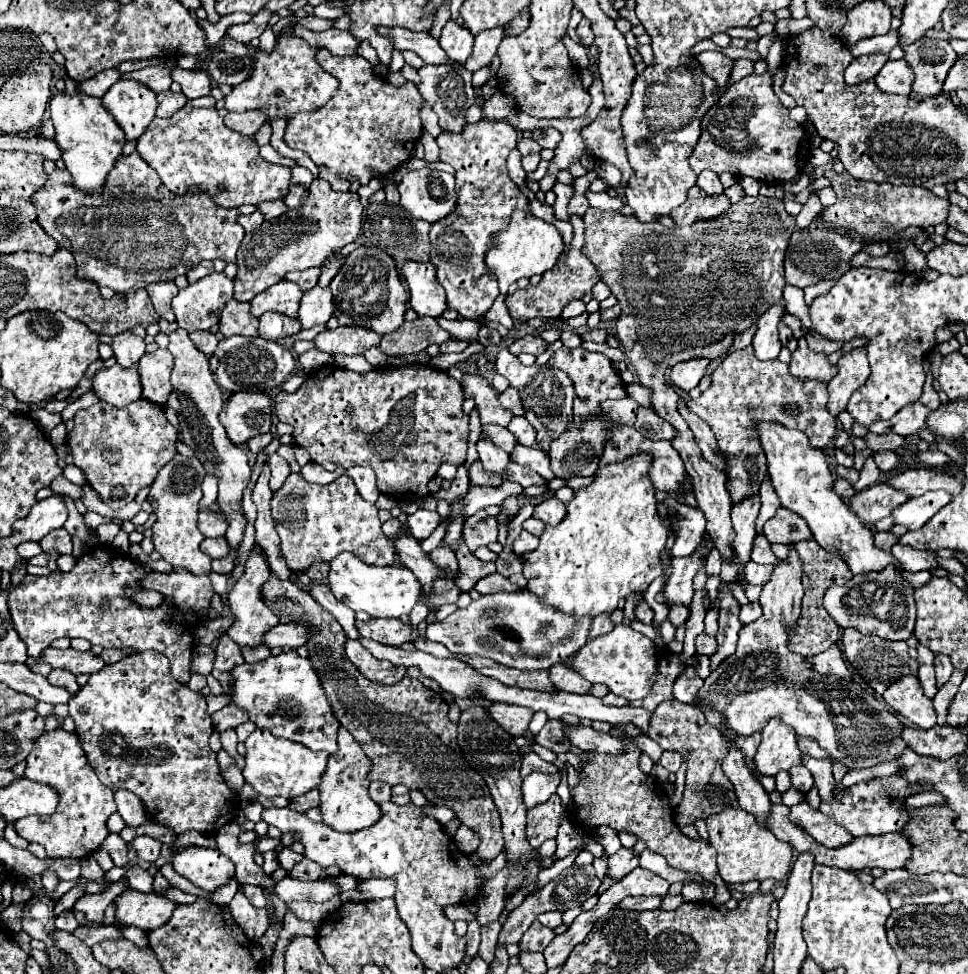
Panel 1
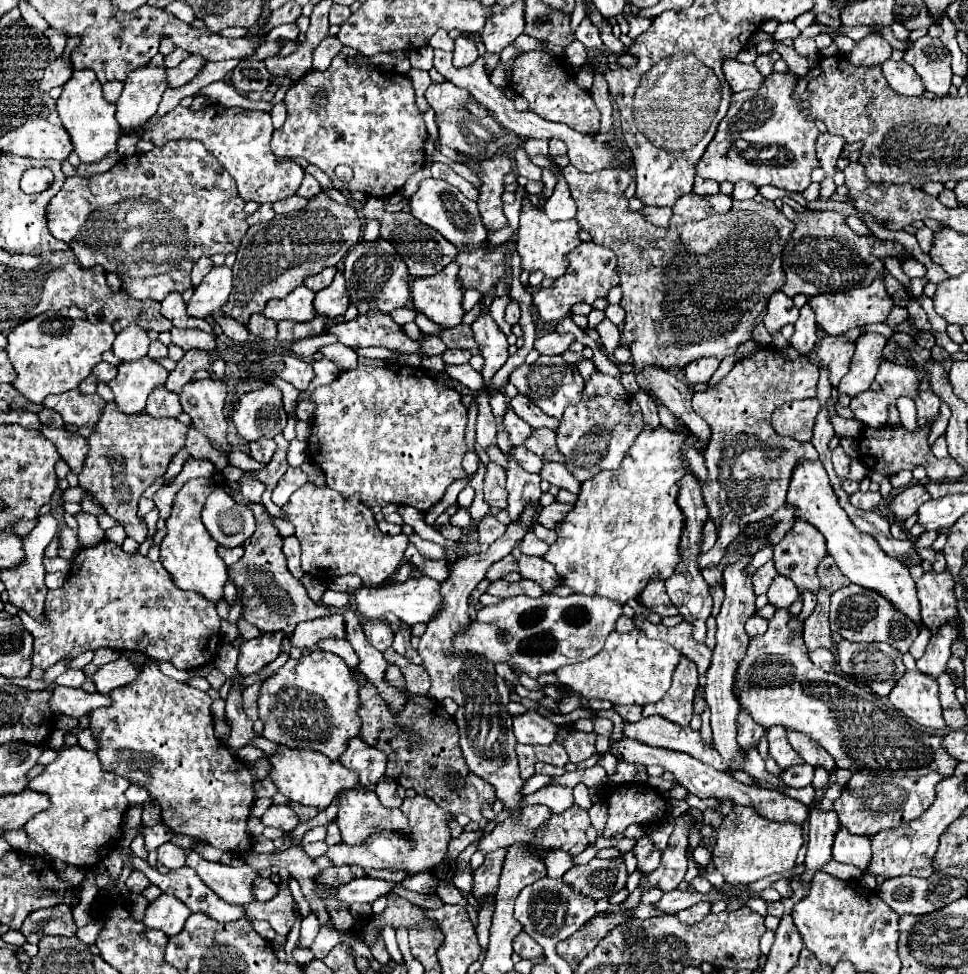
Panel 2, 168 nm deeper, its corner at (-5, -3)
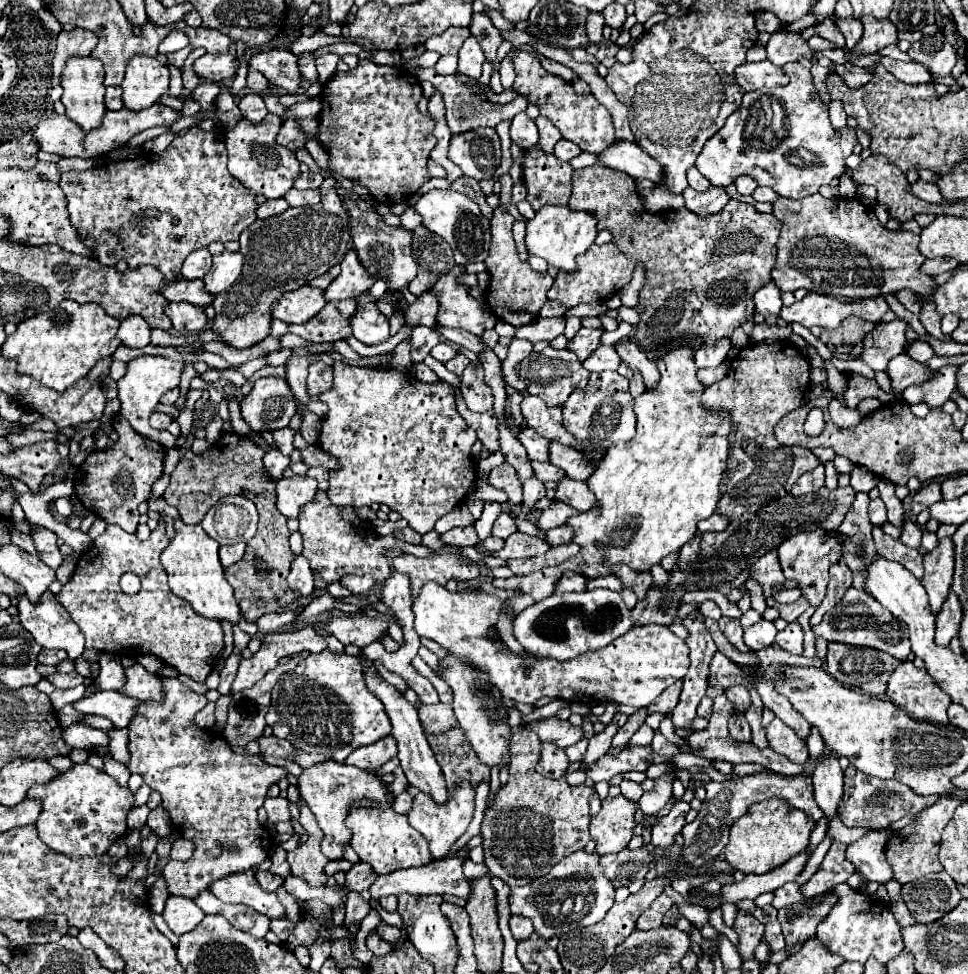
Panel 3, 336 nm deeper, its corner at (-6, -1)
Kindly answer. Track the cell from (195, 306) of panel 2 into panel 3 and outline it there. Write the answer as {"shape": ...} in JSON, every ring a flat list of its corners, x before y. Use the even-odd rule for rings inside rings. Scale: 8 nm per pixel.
{"shape":[[221,252,217,256,213,256,213,266,207,272,205,280,205,290,209,290,211,294,219,294,225,288,229,288,241,274,243,270,243,262,245,256,241,252]]}

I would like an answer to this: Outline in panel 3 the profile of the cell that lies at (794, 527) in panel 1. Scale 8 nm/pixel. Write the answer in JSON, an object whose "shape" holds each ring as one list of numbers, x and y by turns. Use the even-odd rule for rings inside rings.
{"shape":[[811,530,803,534,795,534,787,542,779,546,779,560,785,578,799,582,801,594,811,602,811,606,819,606,825,596,825,588,829,584,829,566,841,560,841,544,835,534,827,530]]}

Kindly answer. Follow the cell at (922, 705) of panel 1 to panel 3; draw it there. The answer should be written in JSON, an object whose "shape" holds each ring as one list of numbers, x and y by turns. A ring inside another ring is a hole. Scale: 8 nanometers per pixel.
{"shape":[[911,660,901,662,887,682,887,696,917,720,947,724,947,708,951,698,931,682,925,668,915,668]]}

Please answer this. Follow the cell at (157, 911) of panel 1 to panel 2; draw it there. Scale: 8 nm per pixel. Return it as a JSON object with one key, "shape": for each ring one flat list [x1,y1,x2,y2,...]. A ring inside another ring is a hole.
{"shape":[[162,894,158,900,148,904,142,922,148,928,156,928,168,936,174,936,184,928,184,922,190,914,192,912,186,908,186,904,178,902,178,898]]}

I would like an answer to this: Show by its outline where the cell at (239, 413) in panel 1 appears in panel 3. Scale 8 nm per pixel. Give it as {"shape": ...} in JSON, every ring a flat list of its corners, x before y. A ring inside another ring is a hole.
{"shape":[[279,376,259,378,251,394,241,400,243,420,255,432,275,432,285,428,295,412,295,396,291,394,287,380]]}

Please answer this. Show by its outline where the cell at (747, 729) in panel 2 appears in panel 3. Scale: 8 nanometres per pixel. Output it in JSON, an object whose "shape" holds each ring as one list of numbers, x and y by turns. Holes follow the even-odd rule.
{"shape":[[741,684,729,686,729,688,725,690,725,694,727,694,727,698,733,702,733,706,735,706,737,712,745,712,745,710,751,706,749,690,747,690,745,686,741,686]]}

